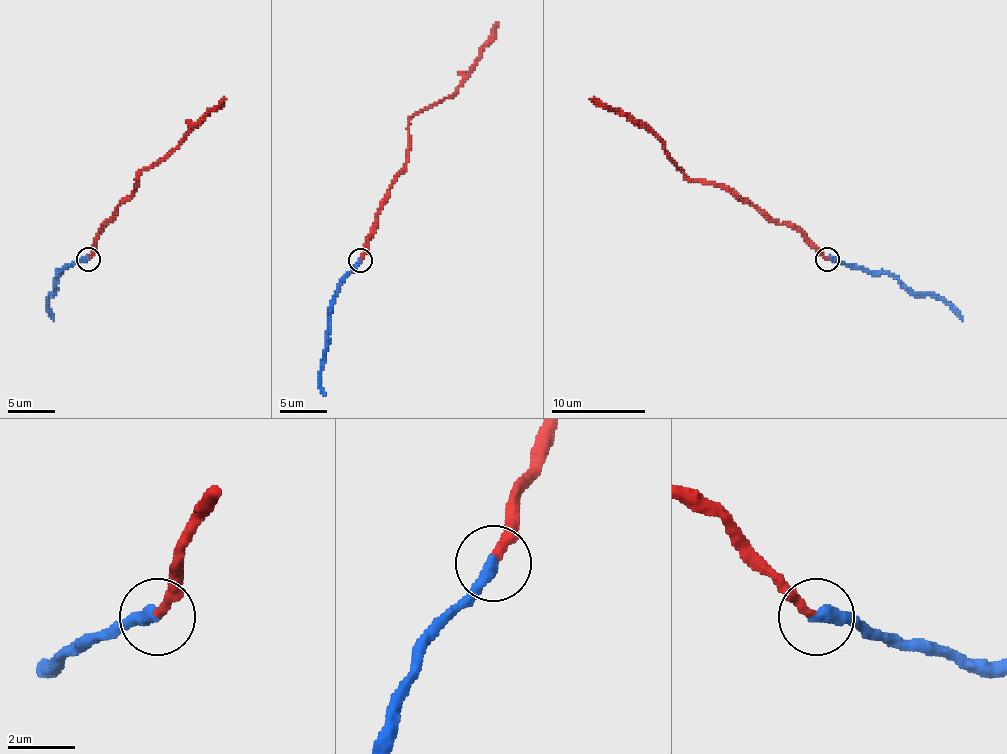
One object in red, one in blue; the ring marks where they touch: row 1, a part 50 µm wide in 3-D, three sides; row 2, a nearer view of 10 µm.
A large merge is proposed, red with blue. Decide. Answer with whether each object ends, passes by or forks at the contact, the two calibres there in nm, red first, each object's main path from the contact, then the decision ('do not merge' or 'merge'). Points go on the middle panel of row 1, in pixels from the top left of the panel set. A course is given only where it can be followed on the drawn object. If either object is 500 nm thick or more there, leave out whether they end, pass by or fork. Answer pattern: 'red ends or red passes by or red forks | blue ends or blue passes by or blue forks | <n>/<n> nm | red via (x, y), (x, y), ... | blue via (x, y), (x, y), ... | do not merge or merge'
red ends | blue ends | 260/400 nm | red via (361, 260), (382, 199), (406, 164), (408, 121), (462, 83), (498, 22) | blue via (361, 260), (340, 286), (333, 305), (321, 374), (321, 390), (325, 395) | do not merge

